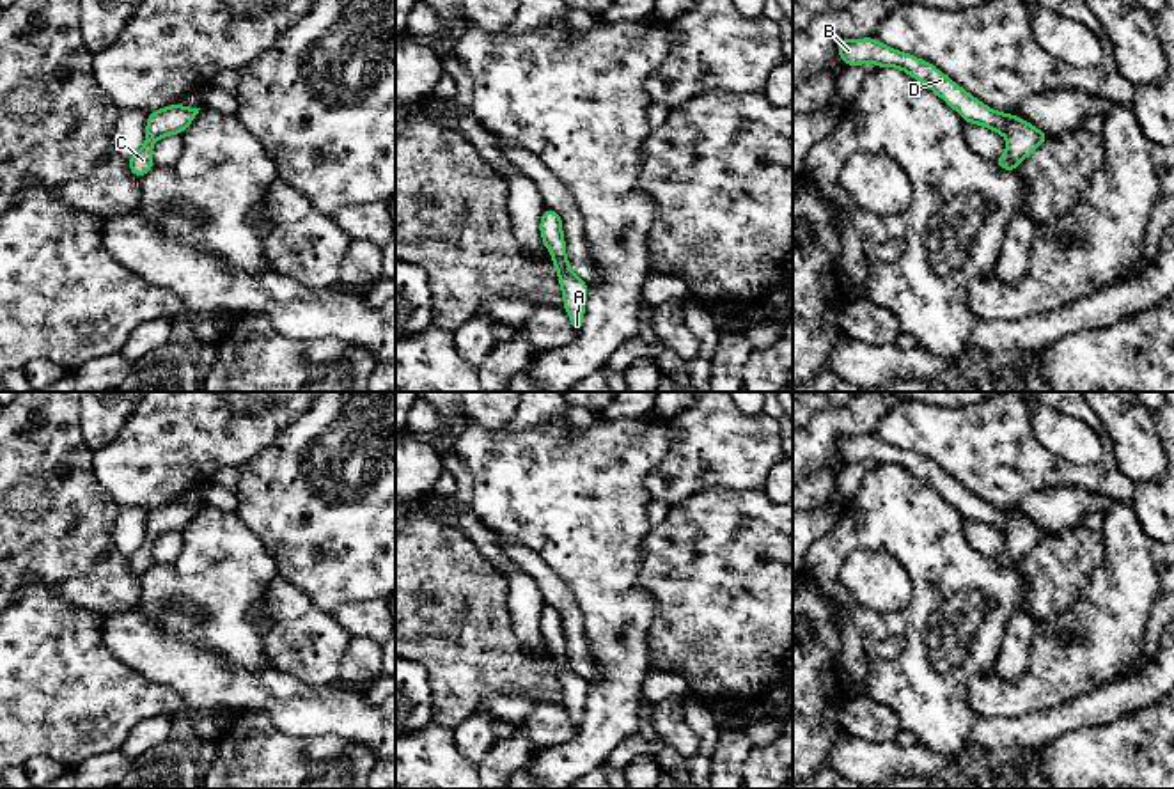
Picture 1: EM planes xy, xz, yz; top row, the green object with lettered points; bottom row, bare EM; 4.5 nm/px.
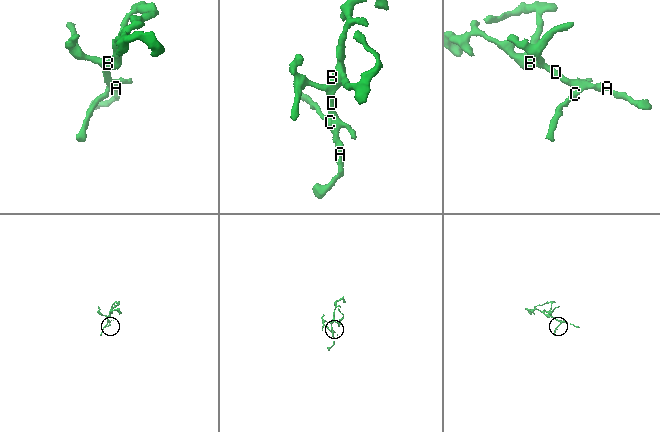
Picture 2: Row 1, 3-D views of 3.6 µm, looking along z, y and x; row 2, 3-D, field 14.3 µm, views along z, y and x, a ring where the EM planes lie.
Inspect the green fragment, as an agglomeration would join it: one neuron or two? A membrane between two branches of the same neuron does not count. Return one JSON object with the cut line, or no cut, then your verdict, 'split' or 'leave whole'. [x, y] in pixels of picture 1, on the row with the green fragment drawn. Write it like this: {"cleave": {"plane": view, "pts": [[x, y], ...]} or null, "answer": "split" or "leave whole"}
{"cleave": null, "answer": "leave whole"}

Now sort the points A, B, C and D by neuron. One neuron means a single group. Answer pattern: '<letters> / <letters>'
A B C D

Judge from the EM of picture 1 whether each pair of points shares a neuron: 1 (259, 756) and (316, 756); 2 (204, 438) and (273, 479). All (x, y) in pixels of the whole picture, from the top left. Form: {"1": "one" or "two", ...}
{"1": "one", "2": "two"}

